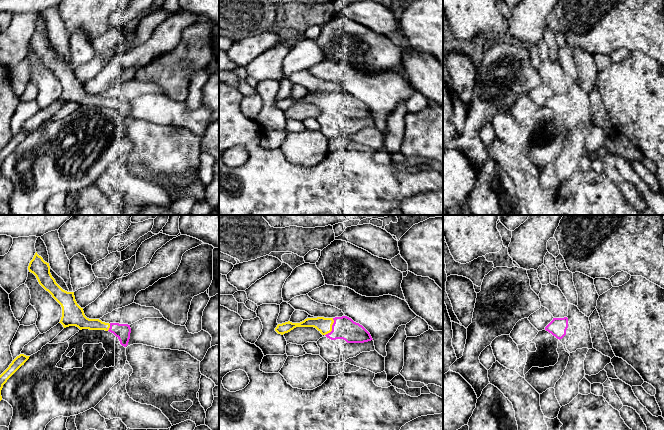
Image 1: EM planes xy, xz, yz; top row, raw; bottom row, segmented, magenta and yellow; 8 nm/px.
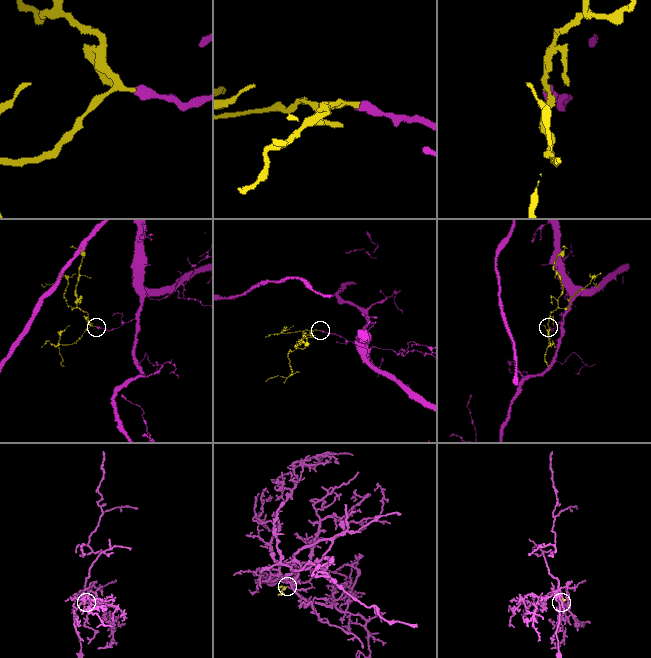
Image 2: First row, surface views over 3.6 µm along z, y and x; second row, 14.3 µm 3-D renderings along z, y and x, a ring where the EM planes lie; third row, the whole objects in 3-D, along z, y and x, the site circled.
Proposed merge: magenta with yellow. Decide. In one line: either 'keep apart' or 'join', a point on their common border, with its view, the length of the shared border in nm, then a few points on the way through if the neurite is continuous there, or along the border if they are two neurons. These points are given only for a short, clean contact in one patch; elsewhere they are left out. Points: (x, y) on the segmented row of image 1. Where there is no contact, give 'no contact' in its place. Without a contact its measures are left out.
join; contact xz (332, 327); length 160 nm

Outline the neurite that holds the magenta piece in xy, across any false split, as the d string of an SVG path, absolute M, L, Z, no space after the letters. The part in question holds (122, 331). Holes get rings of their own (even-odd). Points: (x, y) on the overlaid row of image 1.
M35 253L28 266L29 272L33 273L39 284L48 291L52 297L62 307L62 317L59 323L64 328L76 326L80 330L105 330L113 333L124 347L128 345L131 328L128 324L105 323L99 319L89 319L85 316L74 296L74 292L63 290L55 281L50 273L49 263L45 262L41 256Z

